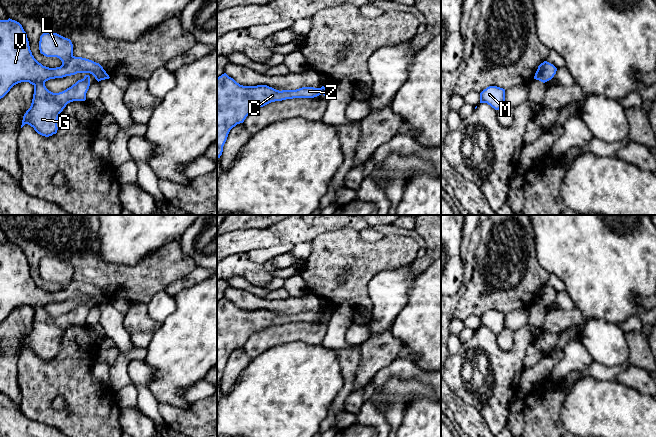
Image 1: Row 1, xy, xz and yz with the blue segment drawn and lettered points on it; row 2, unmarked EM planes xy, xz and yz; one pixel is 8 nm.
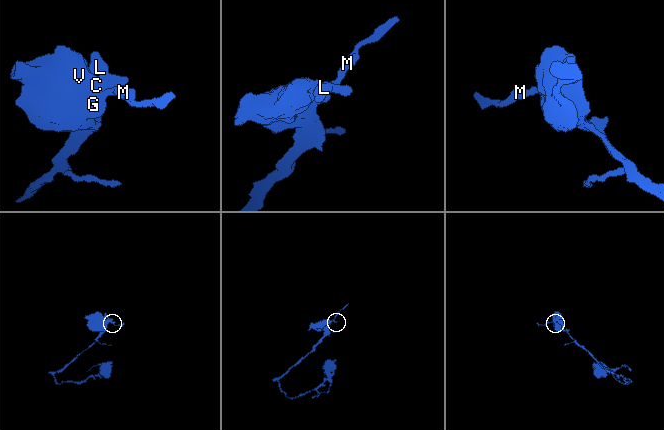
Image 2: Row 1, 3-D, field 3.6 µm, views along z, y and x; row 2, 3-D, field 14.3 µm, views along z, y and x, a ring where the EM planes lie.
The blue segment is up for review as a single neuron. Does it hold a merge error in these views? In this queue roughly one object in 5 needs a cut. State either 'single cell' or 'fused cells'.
single cell

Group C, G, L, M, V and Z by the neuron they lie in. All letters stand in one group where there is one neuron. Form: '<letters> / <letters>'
C G L M V Z

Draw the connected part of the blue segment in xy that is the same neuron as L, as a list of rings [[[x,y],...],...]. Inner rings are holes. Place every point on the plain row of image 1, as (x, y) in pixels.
[[[10,242],[0,244],[0,323],[18,307],[32,308],[33,323],[23,340],[21,352],[28,348],[38,358],[49,361],[57,357],[57,344],[66,329],[86,324],[90,310],[89,297],[98,306],[110,301],[99,287],[75,281],[71,264],[57,257],[43,257],[40,260],[39,274],[46,281],[59,282],[62,289],[56,292],[43,290],[32,279],[22,249]],[[77,297],[86,299],[62,316],[53,317],[45,310],[45,306],[50,303]]]

